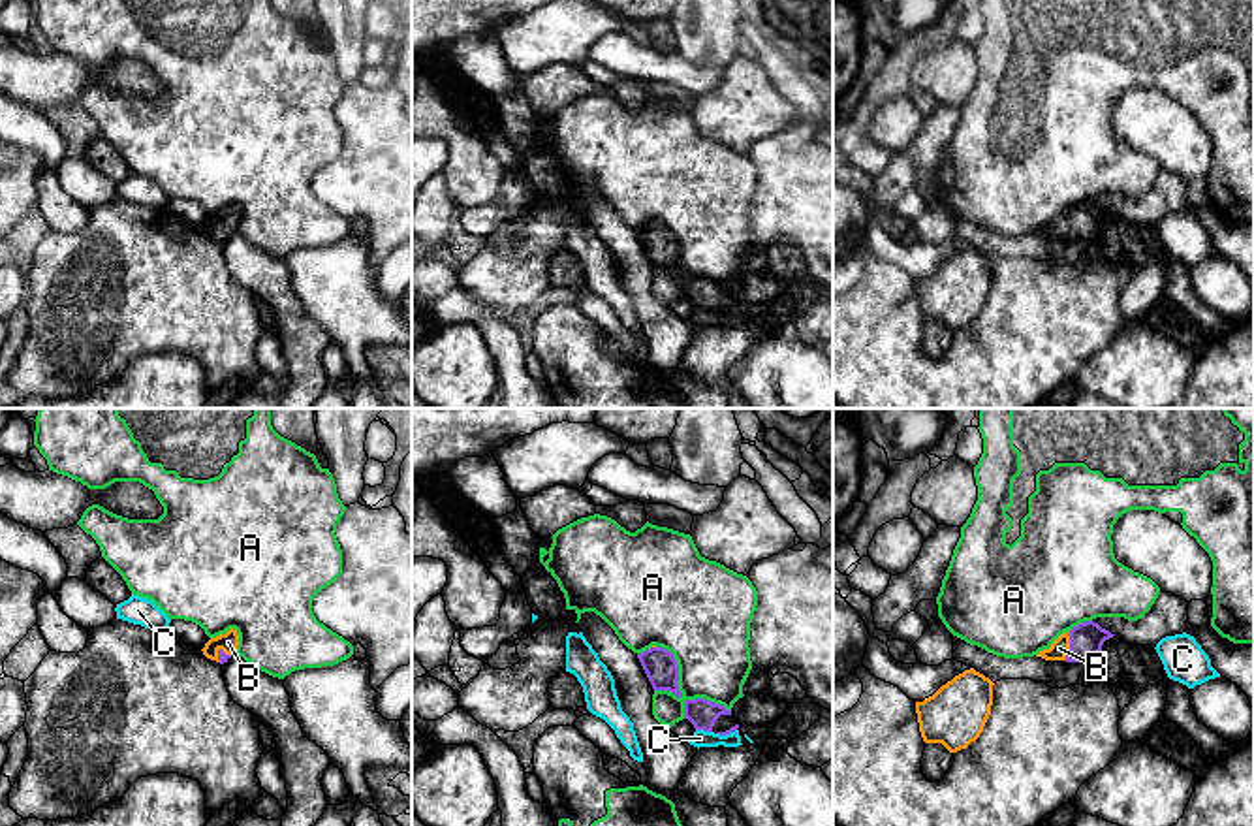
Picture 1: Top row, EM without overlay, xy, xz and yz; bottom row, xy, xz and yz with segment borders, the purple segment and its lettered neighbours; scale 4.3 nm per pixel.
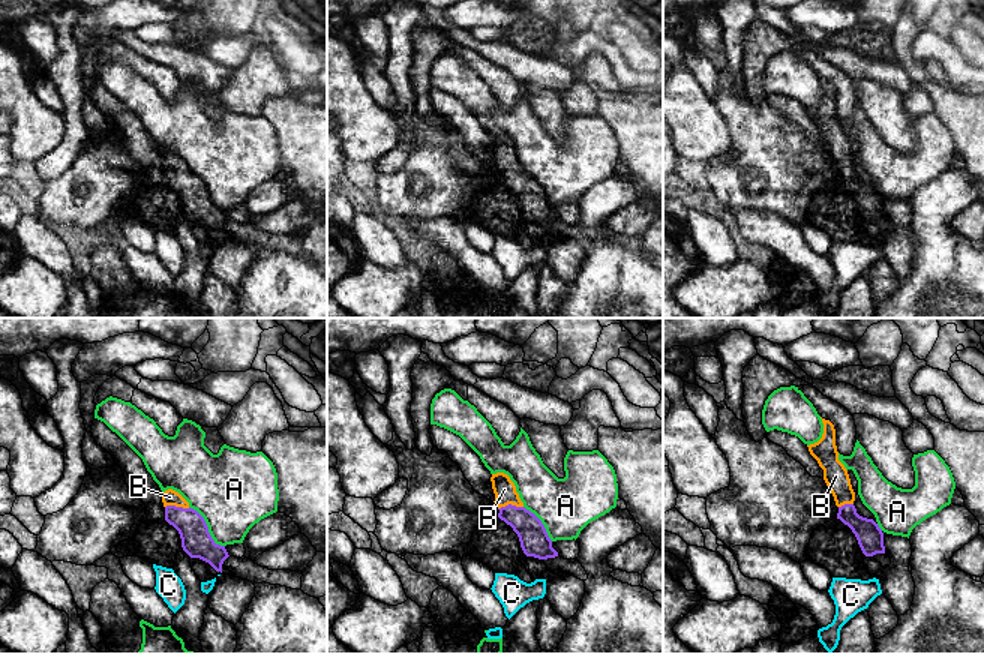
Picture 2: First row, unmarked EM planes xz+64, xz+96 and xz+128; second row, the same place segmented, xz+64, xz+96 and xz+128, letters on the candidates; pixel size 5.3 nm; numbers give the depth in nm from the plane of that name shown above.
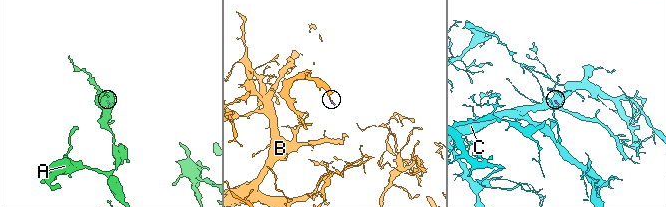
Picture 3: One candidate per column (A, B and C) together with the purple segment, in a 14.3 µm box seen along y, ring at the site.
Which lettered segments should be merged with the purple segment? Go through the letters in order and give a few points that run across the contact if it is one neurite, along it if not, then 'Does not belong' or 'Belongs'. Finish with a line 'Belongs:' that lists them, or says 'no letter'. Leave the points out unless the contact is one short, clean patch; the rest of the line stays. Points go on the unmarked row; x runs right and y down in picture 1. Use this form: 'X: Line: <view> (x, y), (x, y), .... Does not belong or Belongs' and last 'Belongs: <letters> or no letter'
A: Does not belong
B: Line: yz (1085, 219), (1070, 224), (1059, 226). Belongs
C: Line: xz (696, 307), (711, 311). Does not belong
Belongs: B

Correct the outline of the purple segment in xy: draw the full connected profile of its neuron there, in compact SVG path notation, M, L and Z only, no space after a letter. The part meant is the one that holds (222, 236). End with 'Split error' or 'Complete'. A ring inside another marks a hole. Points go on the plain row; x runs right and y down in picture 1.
M229 207L226 213L211 216L201 230L207 237L224 243L231 233L235 233L237 224L239 213L235 207Z. Split error

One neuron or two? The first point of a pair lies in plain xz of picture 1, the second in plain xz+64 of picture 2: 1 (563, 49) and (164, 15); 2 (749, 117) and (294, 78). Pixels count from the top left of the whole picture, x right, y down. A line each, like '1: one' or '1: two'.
1: one
2: two

